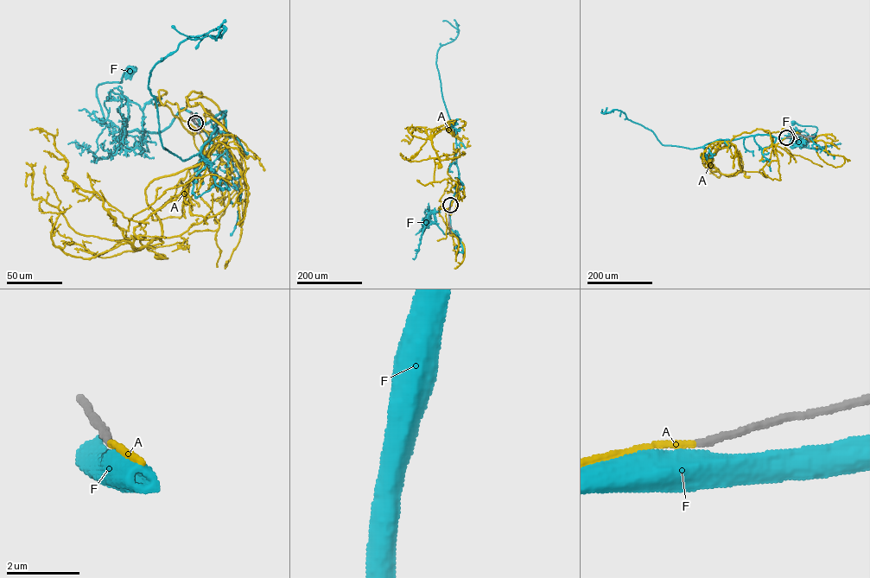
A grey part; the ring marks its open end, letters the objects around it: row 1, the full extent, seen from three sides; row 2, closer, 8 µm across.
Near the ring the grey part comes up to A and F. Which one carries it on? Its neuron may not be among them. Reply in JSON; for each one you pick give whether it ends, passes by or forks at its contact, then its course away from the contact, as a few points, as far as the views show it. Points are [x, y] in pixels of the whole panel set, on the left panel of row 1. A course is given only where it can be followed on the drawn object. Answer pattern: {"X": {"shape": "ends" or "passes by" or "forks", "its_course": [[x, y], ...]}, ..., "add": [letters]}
{"A": {"shape": "ends", "its_course": [[195, 123], [223, 142], [219, 107], [192, 92], [228, 137], [145, 189], [160, 257]]}, "add": ["A"]}

